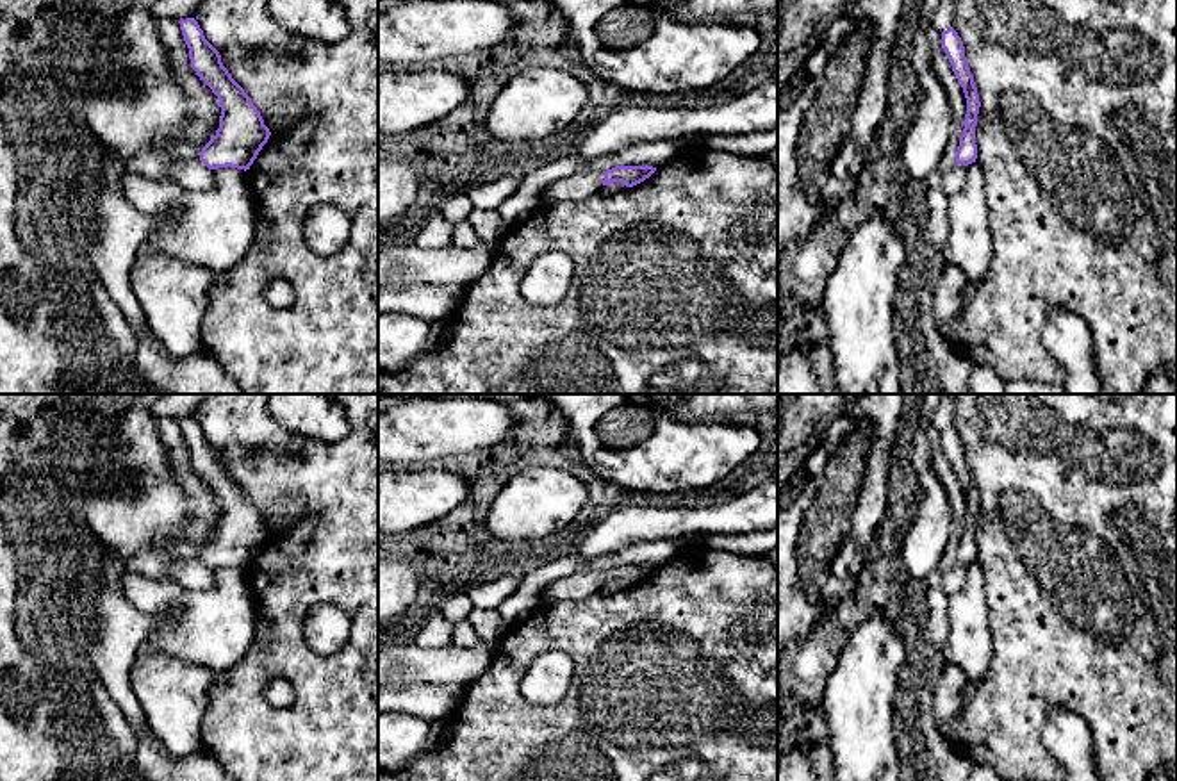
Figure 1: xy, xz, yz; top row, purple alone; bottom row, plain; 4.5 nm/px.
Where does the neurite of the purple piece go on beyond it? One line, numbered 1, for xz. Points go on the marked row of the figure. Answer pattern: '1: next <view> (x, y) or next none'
1: next none

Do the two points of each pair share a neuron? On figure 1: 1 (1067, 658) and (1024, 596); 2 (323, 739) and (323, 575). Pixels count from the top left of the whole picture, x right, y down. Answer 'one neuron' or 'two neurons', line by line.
1: one neuron
2: one neuron

